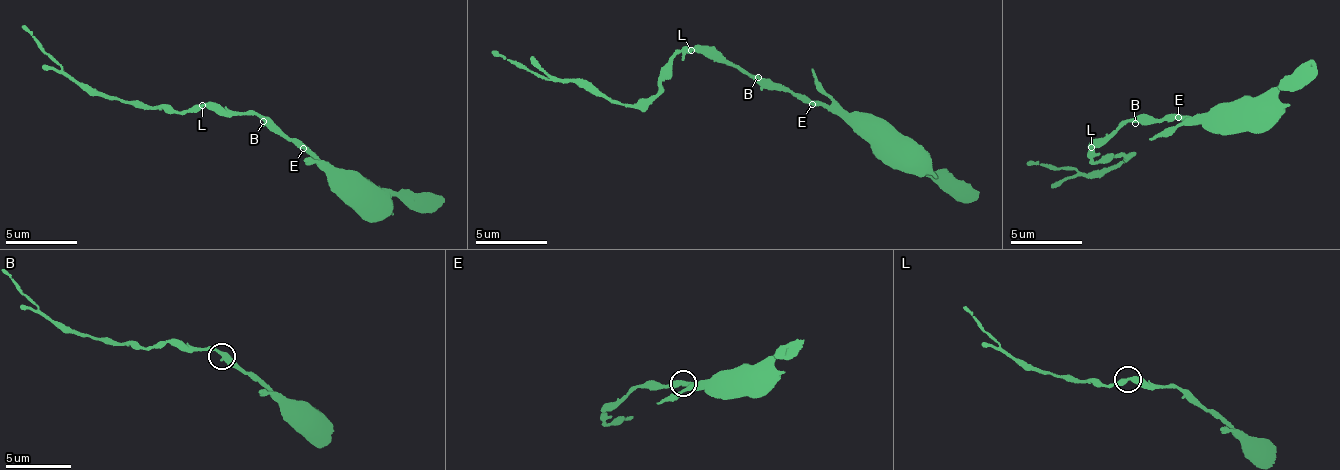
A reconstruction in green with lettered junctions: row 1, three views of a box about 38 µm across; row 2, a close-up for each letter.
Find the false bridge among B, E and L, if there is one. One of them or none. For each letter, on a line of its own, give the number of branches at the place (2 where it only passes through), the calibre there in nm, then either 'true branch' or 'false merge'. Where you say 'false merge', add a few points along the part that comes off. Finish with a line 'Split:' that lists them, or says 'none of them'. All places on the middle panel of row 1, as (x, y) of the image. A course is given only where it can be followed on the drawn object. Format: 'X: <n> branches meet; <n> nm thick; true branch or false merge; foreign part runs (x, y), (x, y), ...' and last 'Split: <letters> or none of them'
B: 2 branches meet; 340 nm thick; true branch
E: 2 branches meet; 320 nm thick; true branch
L: 2 branches meet; 380 nm thick; true branch
Split: none of them

